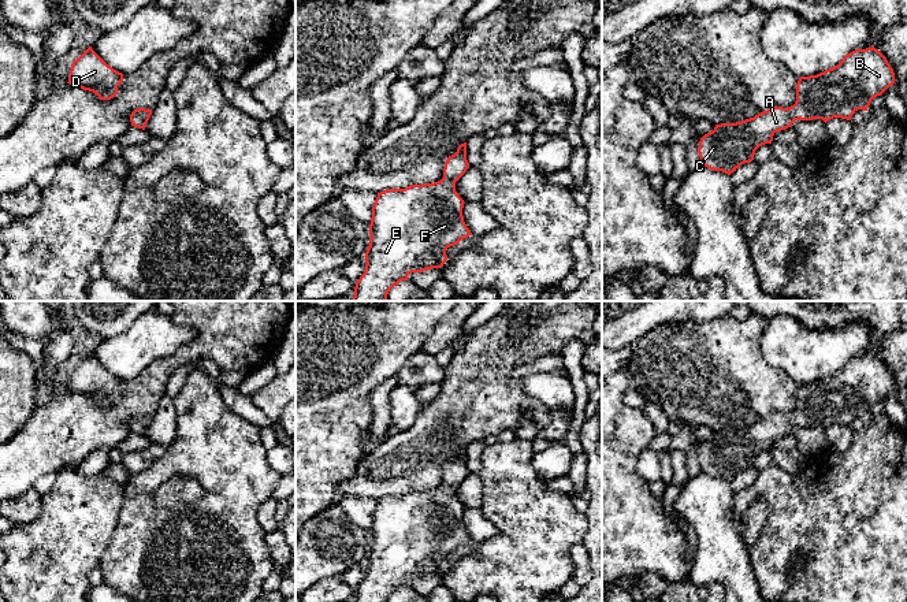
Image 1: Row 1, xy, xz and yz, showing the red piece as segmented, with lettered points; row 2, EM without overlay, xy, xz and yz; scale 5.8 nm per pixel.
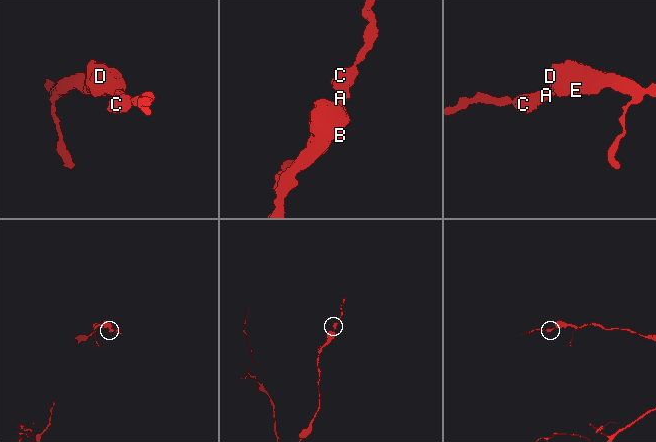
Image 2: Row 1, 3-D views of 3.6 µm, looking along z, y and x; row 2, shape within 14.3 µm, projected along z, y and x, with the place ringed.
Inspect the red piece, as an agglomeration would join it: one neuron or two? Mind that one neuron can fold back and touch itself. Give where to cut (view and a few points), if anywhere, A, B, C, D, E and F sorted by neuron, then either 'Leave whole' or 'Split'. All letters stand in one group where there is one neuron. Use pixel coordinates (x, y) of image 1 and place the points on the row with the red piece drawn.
No split. Groups: A B C D E F. Leave whole

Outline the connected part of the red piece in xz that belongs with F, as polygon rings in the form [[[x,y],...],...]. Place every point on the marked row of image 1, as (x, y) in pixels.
[[[466,142],[447,157],[443,178],[434,183],[410,185],[378,193],[369,224],[369,246],[365,270],[356,282],[352,301],[386,301],[389,291],[412,272],[442,268],[446,250],[472,235],[462,216],[464,200],[456,192],[456,182],[466,172]]]

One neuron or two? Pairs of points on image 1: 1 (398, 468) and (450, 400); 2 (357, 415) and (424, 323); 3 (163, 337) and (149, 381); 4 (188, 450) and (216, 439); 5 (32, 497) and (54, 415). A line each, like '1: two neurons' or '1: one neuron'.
1: one neuron
2: one neuron
3: two neurons
4: one neuron
5: two neurons

